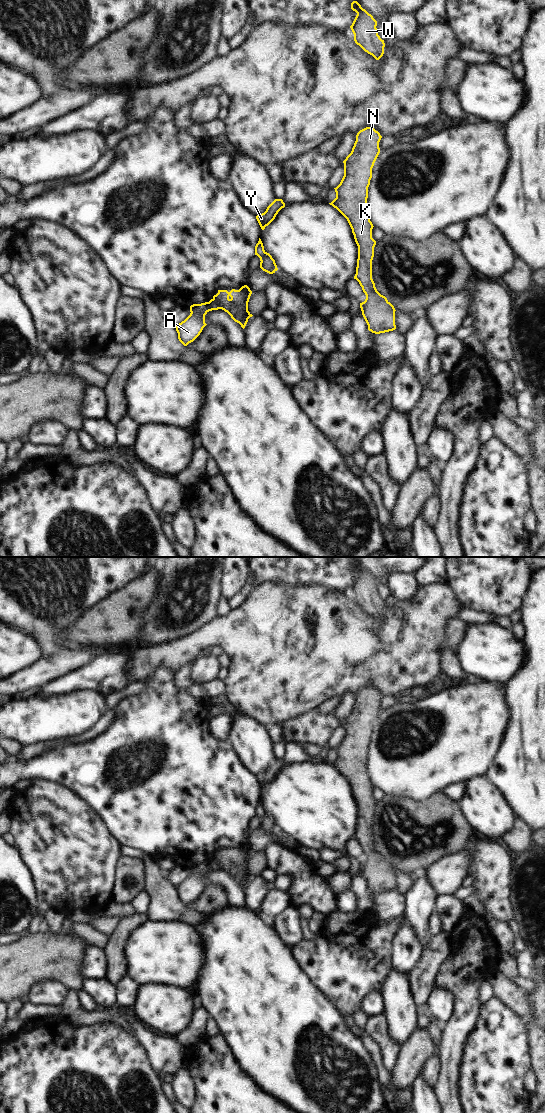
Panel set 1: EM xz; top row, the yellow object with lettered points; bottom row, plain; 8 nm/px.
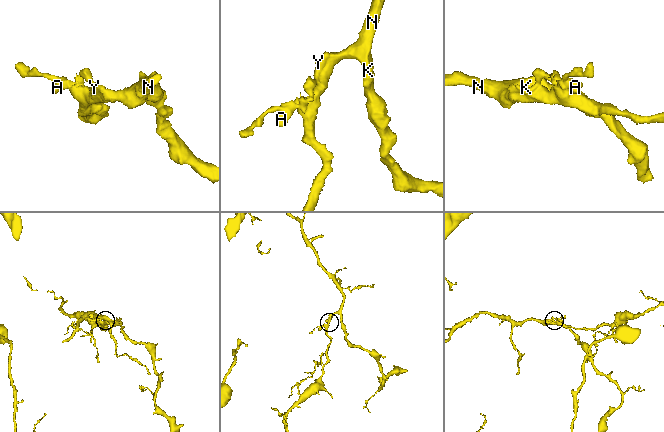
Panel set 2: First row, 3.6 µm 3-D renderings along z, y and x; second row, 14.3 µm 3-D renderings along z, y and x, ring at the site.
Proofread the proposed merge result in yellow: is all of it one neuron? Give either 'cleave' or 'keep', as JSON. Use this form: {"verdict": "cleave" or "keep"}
{"verdict": "cleave"}

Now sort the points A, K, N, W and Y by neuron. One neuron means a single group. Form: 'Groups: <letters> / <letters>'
Groups: A Y / K N W

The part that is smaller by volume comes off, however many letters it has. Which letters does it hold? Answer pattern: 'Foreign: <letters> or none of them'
Foreign: A, Y

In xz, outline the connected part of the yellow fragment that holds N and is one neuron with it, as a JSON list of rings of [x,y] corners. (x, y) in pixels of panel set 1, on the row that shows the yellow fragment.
[[[366,127],[357,133],[352,151],[343,161],[344,176],[340,184],[334,188],[336,198],[329,203],[347,219],[358,246],[358,259],[354,279],[359,282],[366,295],[365,301],[360,303],[360,308],[368,325],[368,330],[375,334],[385,333],[396,329],[396,310],[387,298],[377,291],[372,279],[372,260],[374,257],[376,241],[372,238],[372,229],[374,226],[368,215],[367,198],[368,187],[372,178],[372,168],[380,153],[379,142],[381,138],[382,136],[380,133],[373,127]]]

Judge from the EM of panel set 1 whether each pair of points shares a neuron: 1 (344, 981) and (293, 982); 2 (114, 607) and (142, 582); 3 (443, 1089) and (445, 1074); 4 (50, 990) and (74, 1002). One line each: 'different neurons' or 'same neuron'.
1: different neurons
2: same neuron
3: same neuron
4: different neurons

